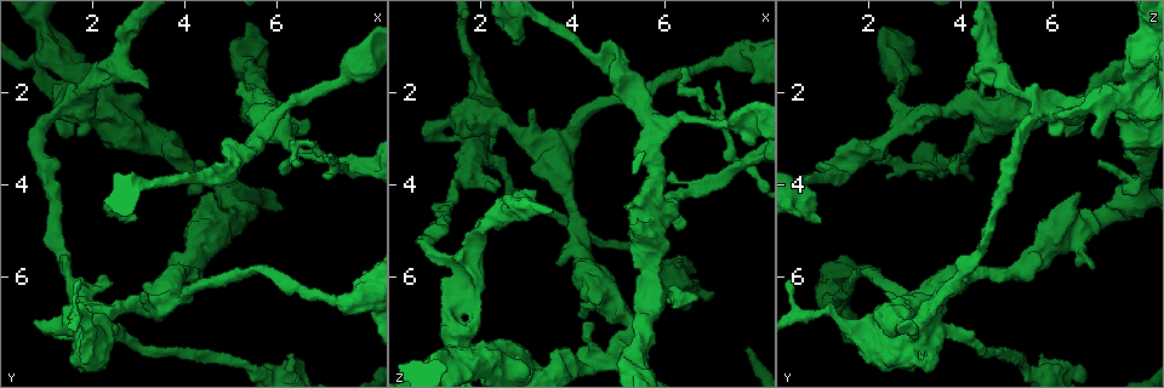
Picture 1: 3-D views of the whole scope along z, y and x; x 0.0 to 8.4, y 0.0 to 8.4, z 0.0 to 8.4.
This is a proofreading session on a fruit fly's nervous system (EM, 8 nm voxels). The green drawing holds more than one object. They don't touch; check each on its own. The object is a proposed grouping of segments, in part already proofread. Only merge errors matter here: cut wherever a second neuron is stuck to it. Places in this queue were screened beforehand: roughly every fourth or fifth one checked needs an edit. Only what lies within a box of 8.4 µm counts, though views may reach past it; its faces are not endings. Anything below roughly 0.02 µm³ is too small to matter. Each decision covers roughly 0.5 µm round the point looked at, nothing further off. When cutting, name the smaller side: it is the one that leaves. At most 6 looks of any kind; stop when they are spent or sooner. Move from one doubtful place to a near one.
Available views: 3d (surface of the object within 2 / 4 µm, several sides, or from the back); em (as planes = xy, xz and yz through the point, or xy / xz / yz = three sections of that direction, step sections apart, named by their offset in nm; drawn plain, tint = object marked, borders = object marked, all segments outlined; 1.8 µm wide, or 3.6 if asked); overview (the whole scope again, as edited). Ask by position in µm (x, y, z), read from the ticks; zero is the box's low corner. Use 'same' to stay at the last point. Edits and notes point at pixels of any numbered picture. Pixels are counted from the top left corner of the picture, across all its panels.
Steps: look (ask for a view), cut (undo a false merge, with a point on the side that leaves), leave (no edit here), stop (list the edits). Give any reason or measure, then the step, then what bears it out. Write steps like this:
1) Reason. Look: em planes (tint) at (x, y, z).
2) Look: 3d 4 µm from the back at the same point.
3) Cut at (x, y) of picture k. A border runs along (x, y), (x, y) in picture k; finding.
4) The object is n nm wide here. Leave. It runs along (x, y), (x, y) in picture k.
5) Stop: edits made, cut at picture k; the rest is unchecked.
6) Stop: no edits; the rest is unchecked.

Thick turns thin. Look: 3d 4 µm at (3.70, 6.50, 3.15).

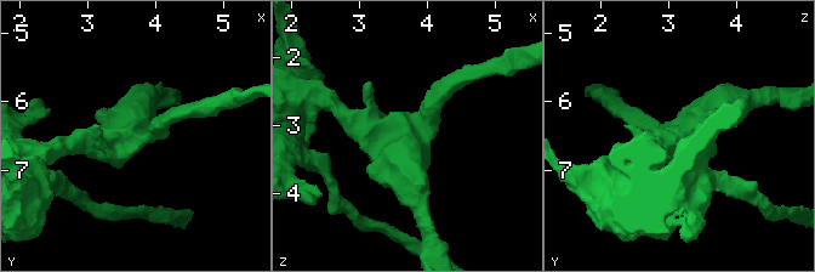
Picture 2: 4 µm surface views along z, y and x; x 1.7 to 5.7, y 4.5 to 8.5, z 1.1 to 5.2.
Need the tissue. Look: em planes (plain) at (3.65, 6.50, 3.15).

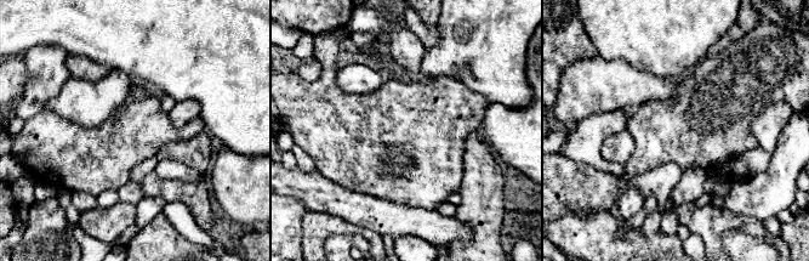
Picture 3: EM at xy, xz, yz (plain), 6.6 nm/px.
With the object marked. Look: em planes (tint) at the same point.

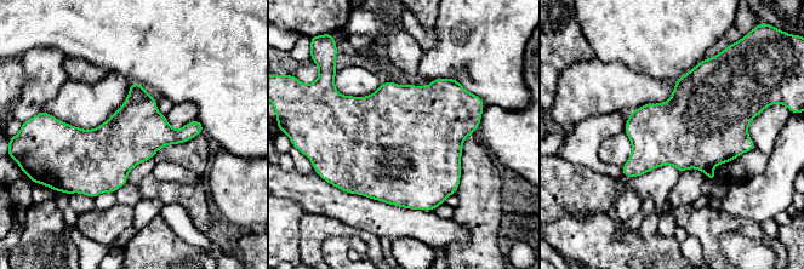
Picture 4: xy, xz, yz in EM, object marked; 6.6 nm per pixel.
The object is 380 nm wide here. Leave. Continuous, no second neuron.

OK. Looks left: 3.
Two arms at a narrow angle. Look: em xy step 8 (tint) at (4.75, 5.10, 6.25).

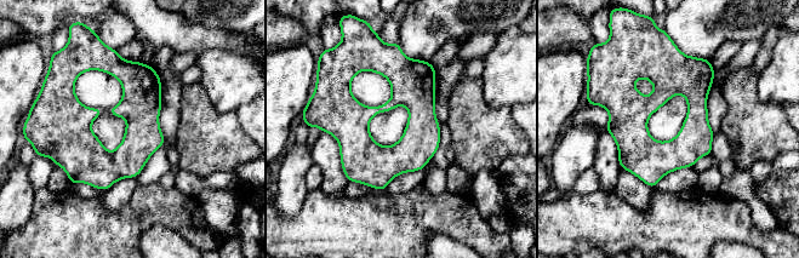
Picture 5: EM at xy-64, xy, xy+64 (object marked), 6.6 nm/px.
The object is 220 nm wide here. Leave. It runs along (432, 70), (389, 105), (329, 124) in picture 5; all the same neuron.

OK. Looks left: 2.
Sharp bend. Look: em 3.6 µm yz step 8 (tint) at (4.40, 3.95, 7.85).

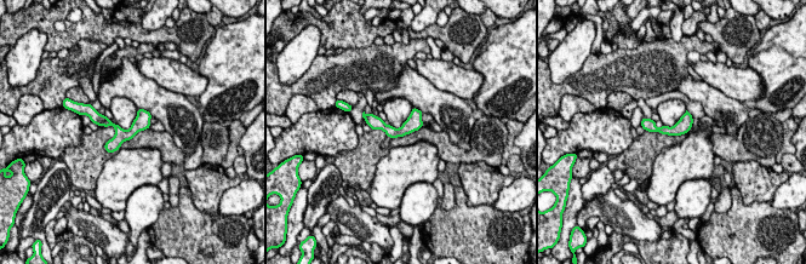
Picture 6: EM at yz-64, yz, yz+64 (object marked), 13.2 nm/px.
The object is 170 nm wide here. Leave. It runs along (370, 120), (390, 131), (419, 124) in picture 6; one neuron here.

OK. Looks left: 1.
Stop: no edits; the rest is unchecked.

